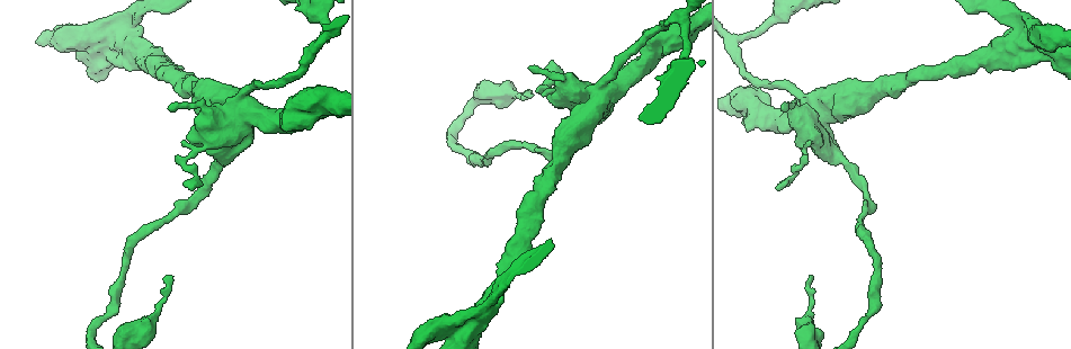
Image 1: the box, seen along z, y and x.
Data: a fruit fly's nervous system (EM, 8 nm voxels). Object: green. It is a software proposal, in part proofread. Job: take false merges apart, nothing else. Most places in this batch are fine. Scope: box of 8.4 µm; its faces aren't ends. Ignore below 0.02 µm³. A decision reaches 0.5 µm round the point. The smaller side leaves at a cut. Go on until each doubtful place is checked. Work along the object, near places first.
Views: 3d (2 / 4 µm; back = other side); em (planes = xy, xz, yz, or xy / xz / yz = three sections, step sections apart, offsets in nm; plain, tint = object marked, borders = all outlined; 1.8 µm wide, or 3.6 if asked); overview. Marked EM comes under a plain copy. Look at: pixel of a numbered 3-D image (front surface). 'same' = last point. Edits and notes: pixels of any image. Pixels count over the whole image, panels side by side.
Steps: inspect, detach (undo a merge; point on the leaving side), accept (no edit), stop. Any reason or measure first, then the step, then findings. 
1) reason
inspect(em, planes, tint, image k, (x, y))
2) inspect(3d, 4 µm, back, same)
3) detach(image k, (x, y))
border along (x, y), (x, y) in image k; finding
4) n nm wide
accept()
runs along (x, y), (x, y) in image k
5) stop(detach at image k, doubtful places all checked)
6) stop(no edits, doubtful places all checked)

calibre changes
inspect(em, 3.6 µm, planes, tint, image 1, (149, 326))

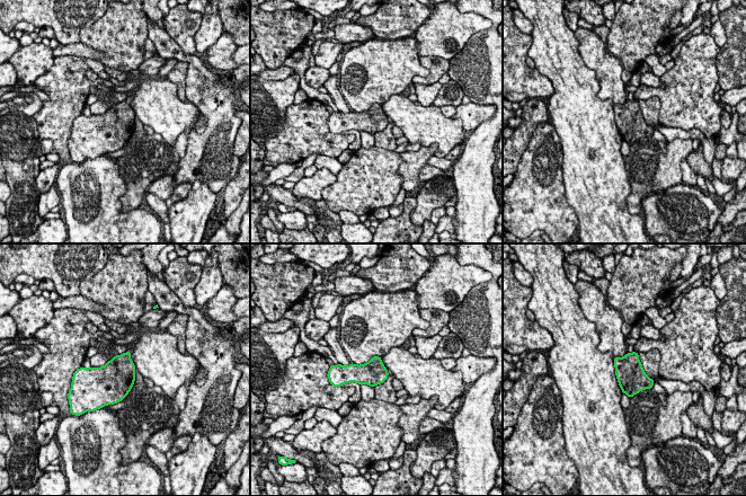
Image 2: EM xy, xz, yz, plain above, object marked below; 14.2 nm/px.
360 nm wide
accept()
one neuron here

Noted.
thin arm on a thick one
inspect(em, 3.6 µm, planes, borders, image 1, (598, 91))

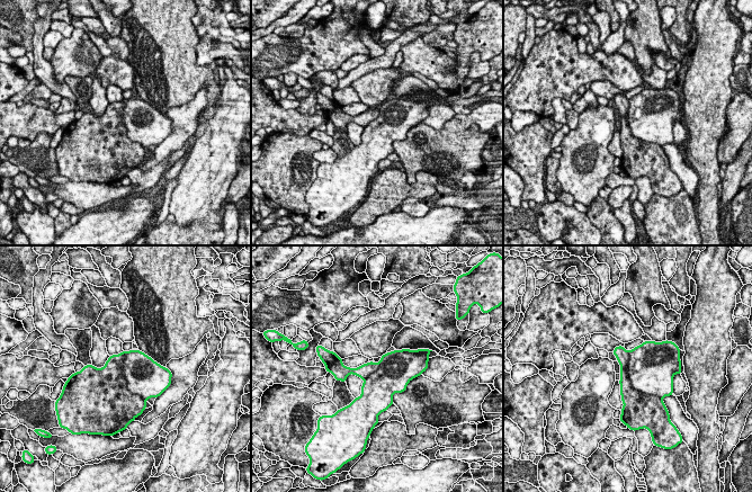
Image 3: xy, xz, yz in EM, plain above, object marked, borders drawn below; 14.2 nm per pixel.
550 nm wide
detach(image 3, (633, 400))
the part that leaves runs along (618, 349), (625, 385), (646, 399) in image 3; a second neuron is stuck on

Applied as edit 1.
see it whole again
inspect(overview)

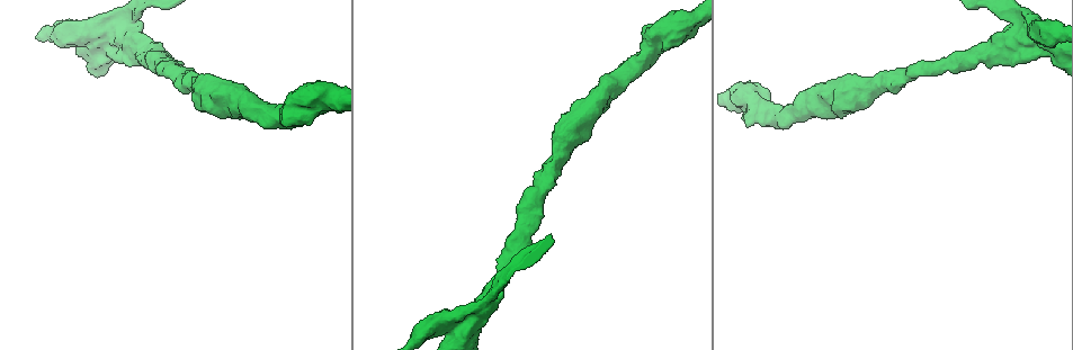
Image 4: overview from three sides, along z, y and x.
three arms meet
inspect(3d, 4 µm, image 4, (474, 321))

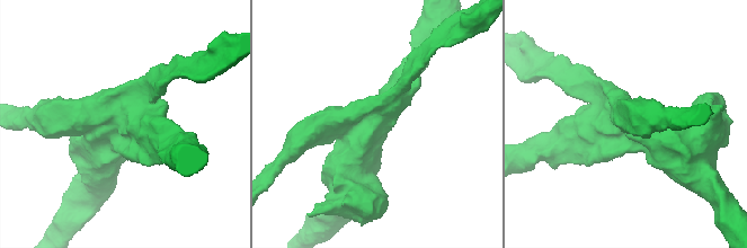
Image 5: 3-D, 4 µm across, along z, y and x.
inspect(em, planes, tint, image 5, (375, 125))

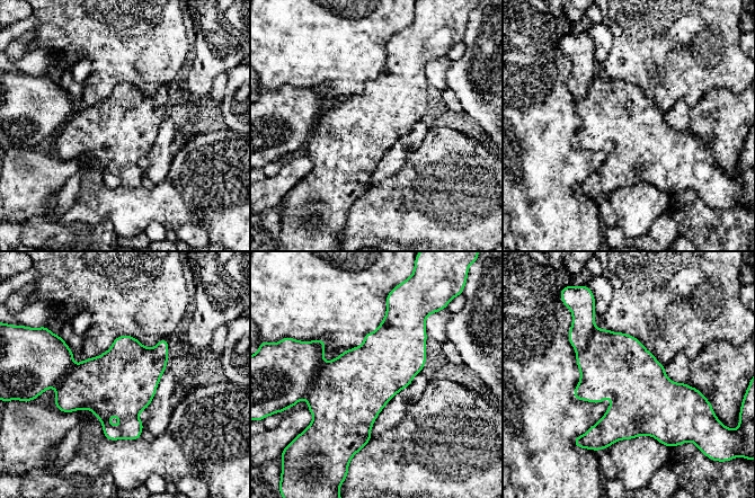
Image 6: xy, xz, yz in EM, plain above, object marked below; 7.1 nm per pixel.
detach(image 6, (280, 374))
two neurons meet here

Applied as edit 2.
stop(detach at image 3, detach at image 6, doubtful places all checked)

